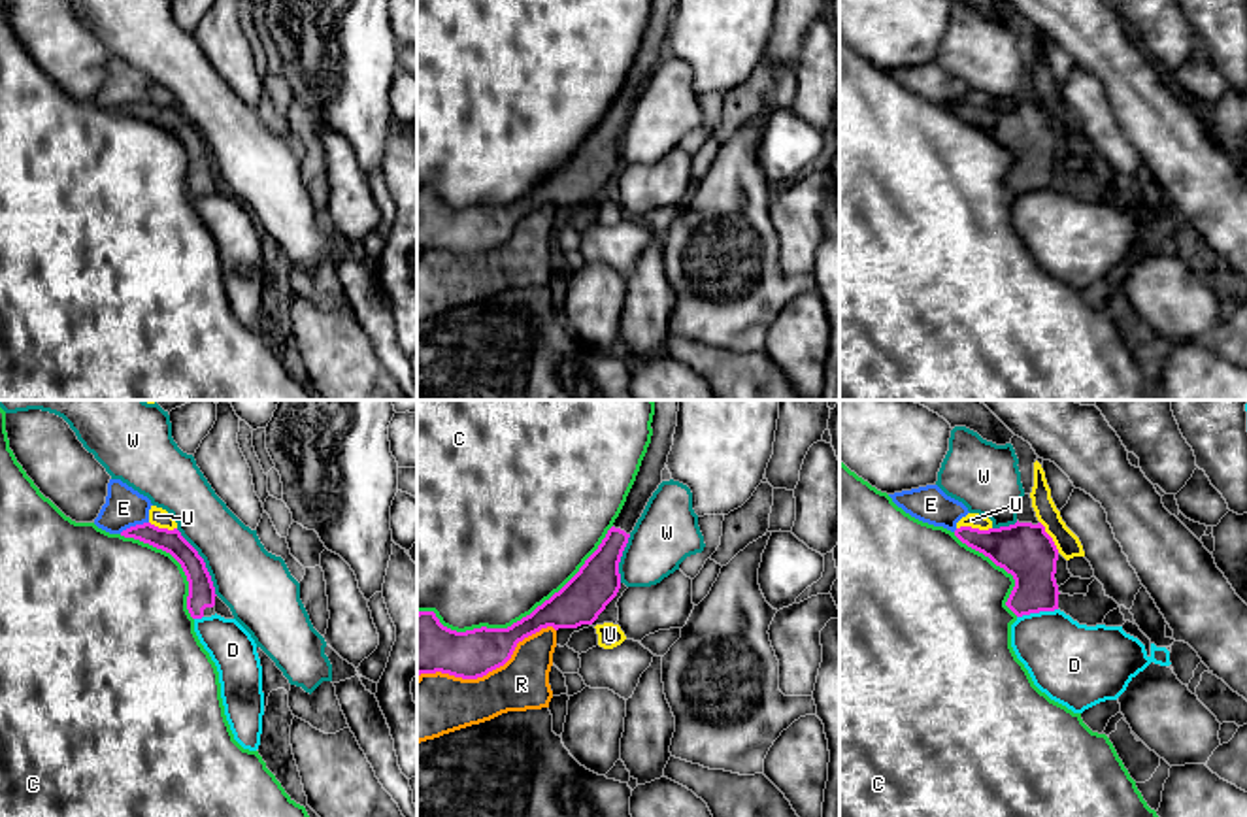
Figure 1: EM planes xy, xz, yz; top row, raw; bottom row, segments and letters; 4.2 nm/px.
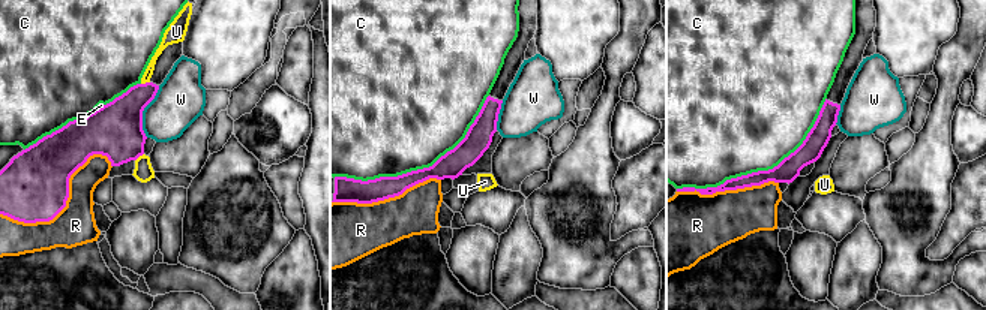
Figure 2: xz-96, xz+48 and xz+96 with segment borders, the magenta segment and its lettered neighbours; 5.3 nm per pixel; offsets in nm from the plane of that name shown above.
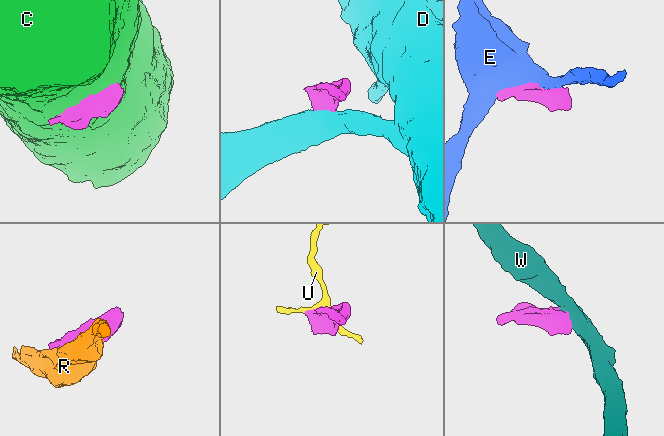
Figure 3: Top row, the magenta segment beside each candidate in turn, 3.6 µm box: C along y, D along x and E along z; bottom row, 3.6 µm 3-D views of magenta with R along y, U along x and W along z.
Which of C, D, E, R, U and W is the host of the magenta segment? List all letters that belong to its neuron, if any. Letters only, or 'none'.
none

